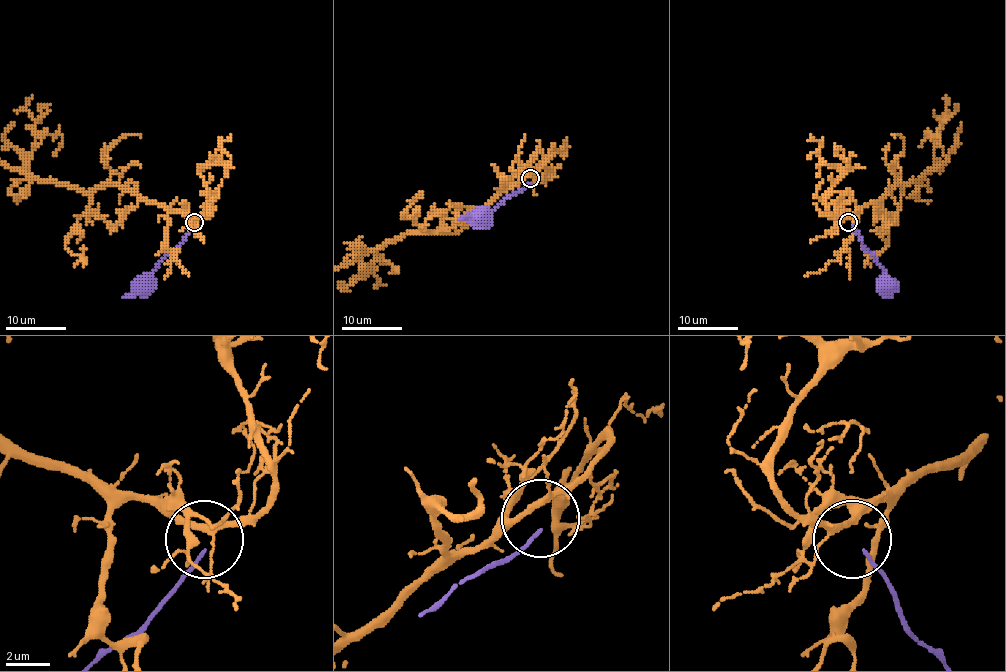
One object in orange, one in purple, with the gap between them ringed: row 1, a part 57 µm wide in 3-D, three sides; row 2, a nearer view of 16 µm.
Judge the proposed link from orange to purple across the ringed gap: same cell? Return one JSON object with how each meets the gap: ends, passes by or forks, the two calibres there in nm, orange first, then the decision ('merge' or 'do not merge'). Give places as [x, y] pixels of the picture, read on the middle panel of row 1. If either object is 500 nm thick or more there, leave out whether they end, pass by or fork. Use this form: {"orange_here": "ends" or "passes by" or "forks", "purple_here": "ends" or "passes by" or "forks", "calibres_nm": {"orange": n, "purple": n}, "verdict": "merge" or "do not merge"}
{"orange_here": "forks", "purple_here": "ends", "calibres_nm": {"orange": 240, "purple": 160}, "verdict": "merge"}

